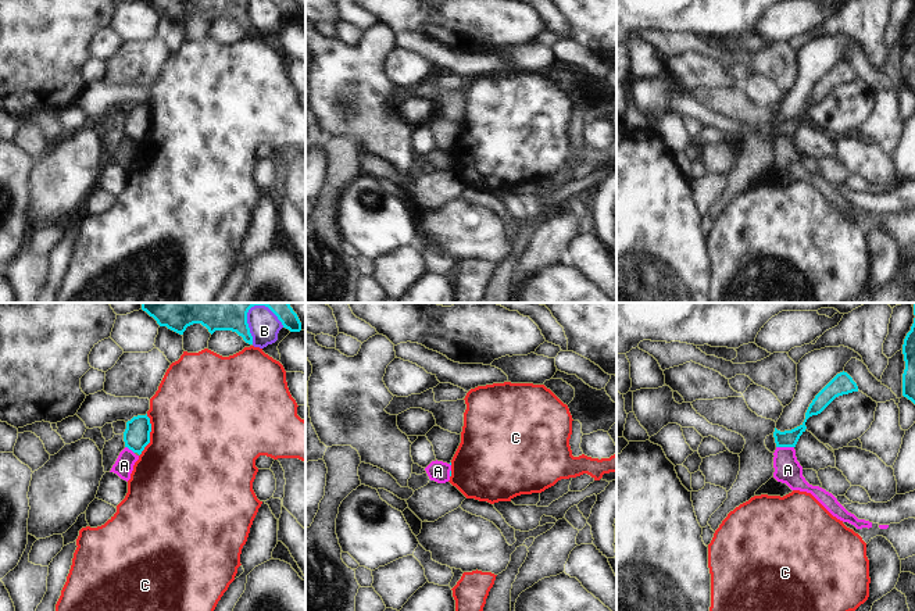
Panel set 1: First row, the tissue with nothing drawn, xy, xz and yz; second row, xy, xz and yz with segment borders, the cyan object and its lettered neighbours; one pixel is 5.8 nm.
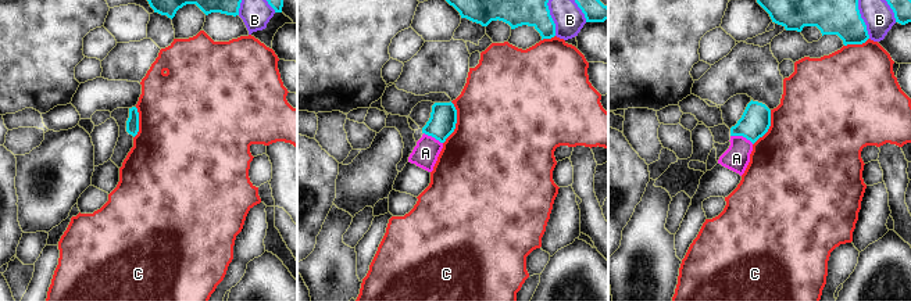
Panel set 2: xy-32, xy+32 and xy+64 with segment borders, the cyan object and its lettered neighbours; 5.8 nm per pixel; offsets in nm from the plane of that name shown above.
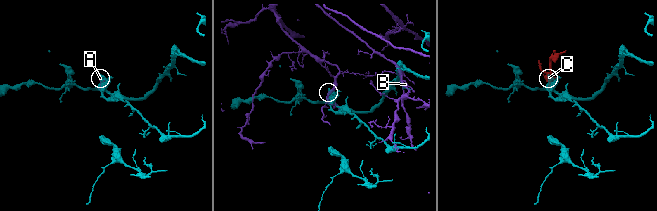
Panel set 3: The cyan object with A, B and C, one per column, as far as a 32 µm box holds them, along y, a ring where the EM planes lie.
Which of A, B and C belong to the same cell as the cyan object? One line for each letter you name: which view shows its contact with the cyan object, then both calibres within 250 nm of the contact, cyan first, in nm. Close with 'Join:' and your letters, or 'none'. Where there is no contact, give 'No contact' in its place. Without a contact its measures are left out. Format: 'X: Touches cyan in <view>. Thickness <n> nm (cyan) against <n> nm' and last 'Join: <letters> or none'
Join: none.

